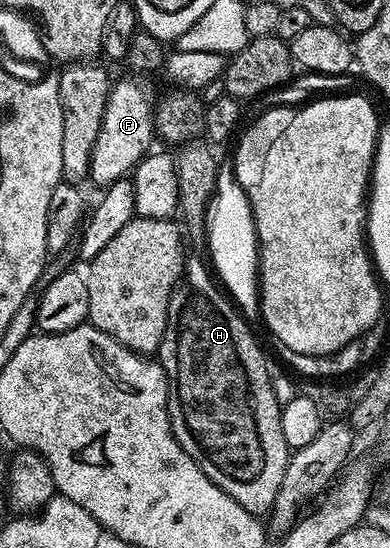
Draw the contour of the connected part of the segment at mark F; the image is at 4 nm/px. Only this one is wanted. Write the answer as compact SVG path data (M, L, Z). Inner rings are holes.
M136 77L125 78L114 85L109 92L107 108L103 112L103 124L91 152L89 178L97 181L101 188L110 186L115 180L126 177L133 167L150 153L152 142L155 142L155 97L148 81ZM141 81L141 82L136 82Z

